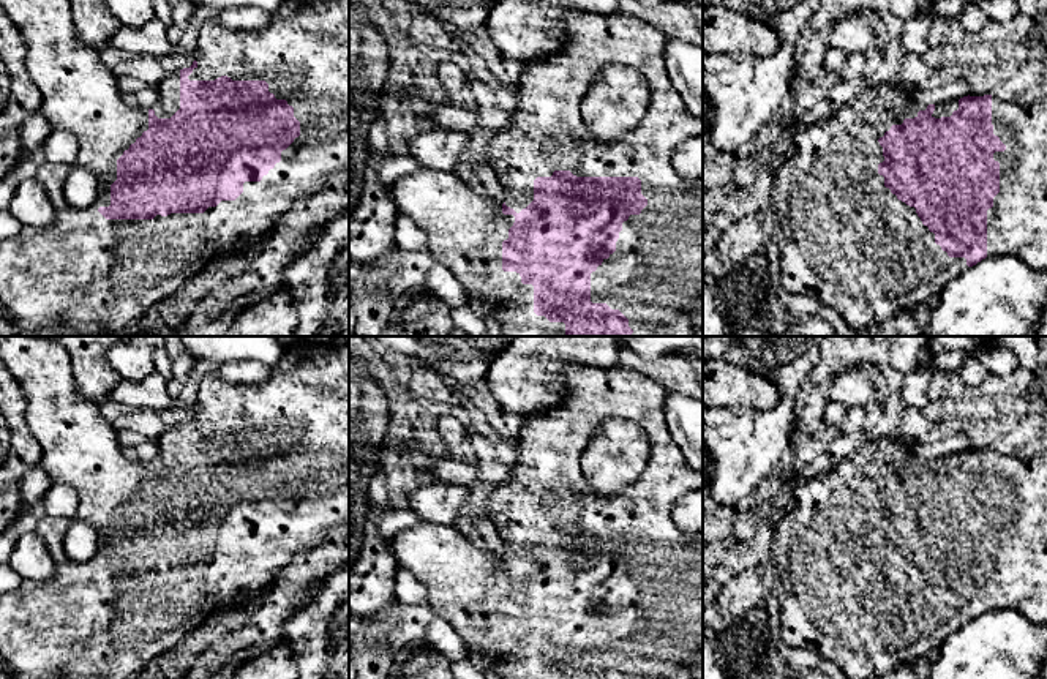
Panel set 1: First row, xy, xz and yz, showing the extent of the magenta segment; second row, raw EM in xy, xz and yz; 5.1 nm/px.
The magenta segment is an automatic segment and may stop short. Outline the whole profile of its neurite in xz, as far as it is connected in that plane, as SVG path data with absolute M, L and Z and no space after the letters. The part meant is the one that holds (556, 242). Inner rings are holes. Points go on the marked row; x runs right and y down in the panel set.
M567 9L562 19L567 28L564 43L557 51L527 62L520 76L510 82L510 118L494 133L488 145L488 167L497 175L505 202L496 202L482 189L467 186L456 172L423 166L398 178L390 188L392 197L398 210L426 234L428 251L437 264L447 267L458 278L467 295L496 300L493 330L497 336L696 336L692 317L693 305L703 300L703 188L690 185L676 172L673 155L684 141L703 137L703 118L689 112L668 79L662 51L671 36L647 21L617 11L595 14ZM611 65L624 65L640 71L649 85L651 101L647 112L633 131L621 141L602 142L586 128L580 109L595 76Z

